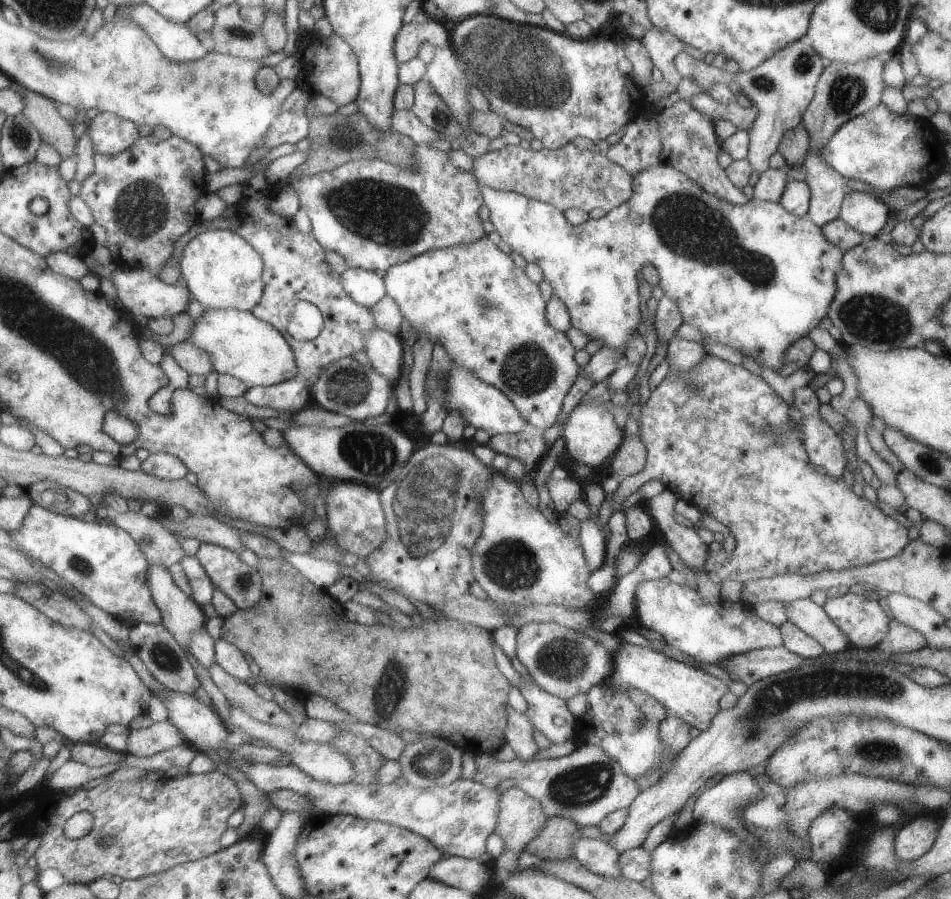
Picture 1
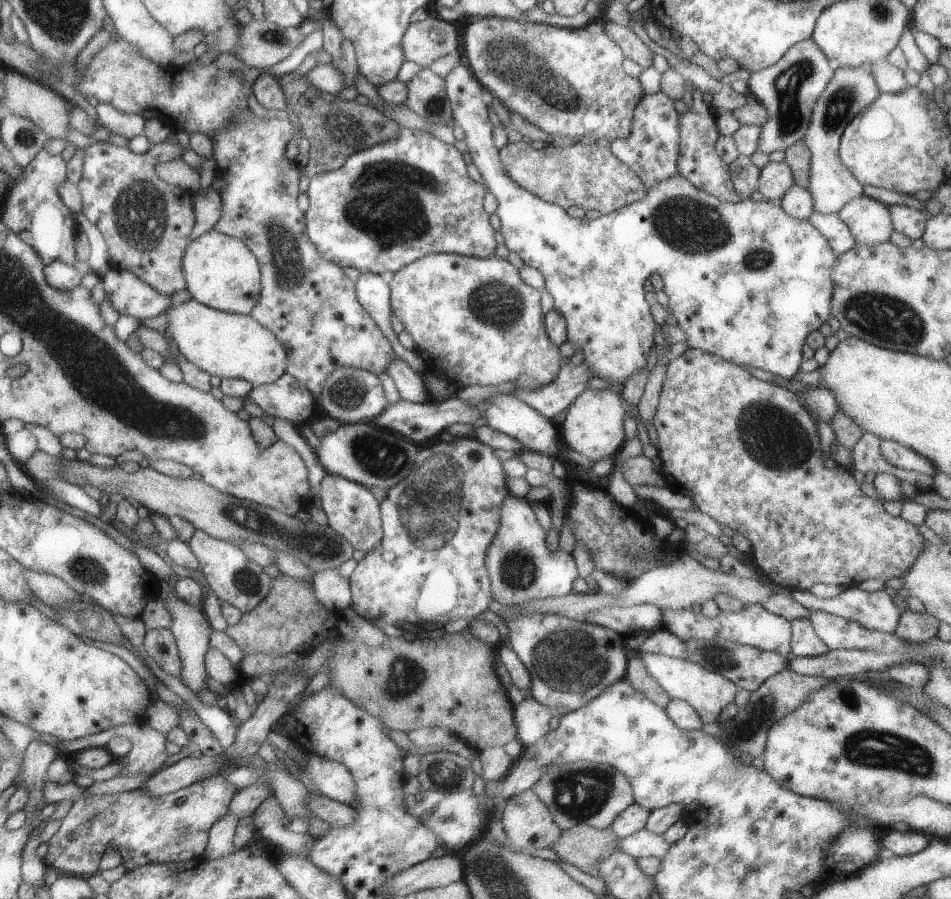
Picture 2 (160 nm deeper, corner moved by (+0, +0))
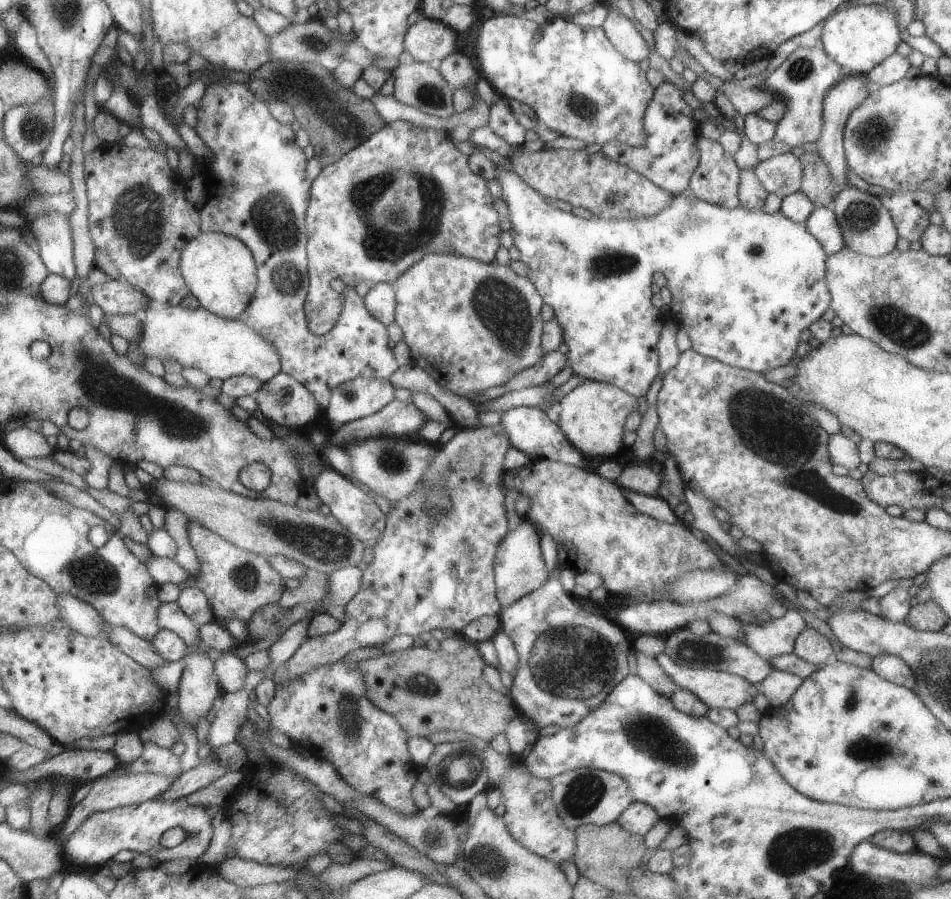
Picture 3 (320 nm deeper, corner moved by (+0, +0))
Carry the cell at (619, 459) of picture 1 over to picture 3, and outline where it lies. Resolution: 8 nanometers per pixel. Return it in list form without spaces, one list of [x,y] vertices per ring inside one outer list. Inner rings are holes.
[[[633,463],[623,465],[621,485],[624,489],[642,493],[651,497],[658,497],[662,474],[653,472],[649,464]]]

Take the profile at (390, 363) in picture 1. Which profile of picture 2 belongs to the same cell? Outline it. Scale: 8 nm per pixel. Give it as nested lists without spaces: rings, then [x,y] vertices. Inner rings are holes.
[[[394,359],[387,373],[394,379],[402,399],[422,404],[431,400],[423,374],[414,372],[405,361]]]

